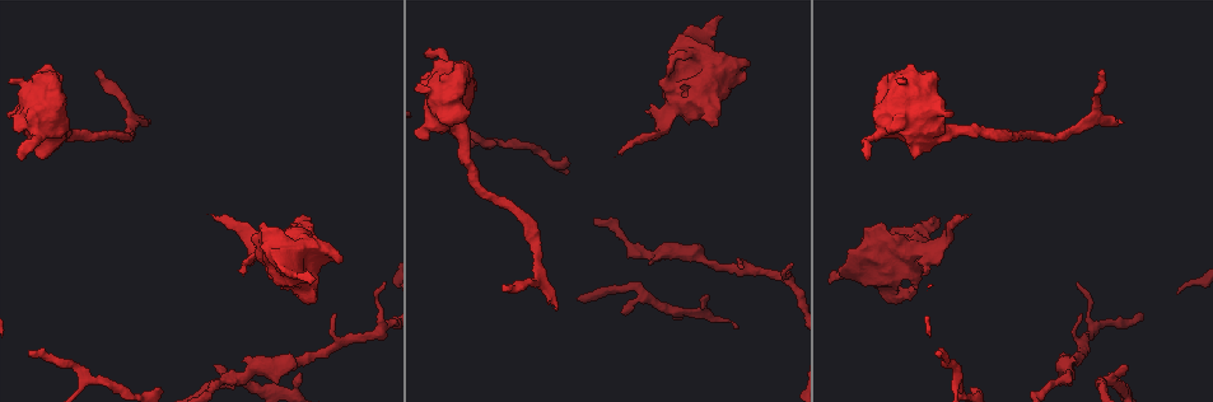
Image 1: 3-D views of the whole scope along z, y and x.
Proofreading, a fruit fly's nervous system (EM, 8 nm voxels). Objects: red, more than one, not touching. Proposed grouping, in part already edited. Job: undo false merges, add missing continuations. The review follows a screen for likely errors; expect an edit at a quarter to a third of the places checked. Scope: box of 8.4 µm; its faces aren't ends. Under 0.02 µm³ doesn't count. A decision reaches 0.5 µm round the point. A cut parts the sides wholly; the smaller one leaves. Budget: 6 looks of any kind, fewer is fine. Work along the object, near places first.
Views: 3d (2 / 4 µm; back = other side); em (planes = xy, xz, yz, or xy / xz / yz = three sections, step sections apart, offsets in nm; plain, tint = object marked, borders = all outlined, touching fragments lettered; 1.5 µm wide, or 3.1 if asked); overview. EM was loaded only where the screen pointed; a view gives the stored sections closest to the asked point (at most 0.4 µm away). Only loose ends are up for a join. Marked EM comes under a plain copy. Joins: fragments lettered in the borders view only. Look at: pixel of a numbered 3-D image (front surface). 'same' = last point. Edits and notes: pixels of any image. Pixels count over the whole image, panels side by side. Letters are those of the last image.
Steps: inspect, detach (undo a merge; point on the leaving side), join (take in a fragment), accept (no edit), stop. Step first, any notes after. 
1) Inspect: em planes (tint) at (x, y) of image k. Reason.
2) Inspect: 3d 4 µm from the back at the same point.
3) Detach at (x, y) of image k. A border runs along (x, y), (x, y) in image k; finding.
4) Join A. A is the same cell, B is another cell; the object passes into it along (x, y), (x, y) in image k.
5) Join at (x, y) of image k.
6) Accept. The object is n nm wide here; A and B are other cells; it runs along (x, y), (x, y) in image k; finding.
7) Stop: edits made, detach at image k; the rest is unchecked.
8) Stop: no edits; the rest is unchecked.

Inspect: 3d 4 µm from the back at (940, 354) of image 1. Tapers out.

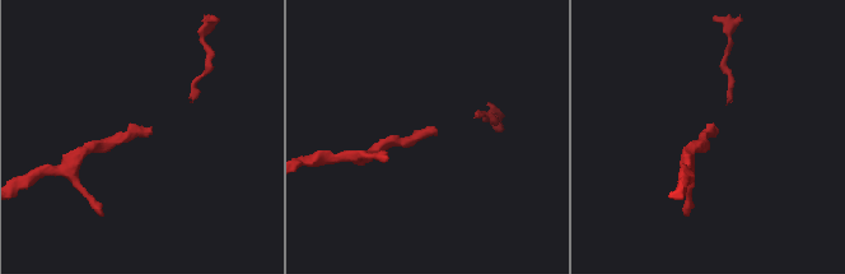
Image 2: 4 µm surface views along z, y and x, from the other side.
Inspect: em planes (borders) at (152, 130) of image 2.

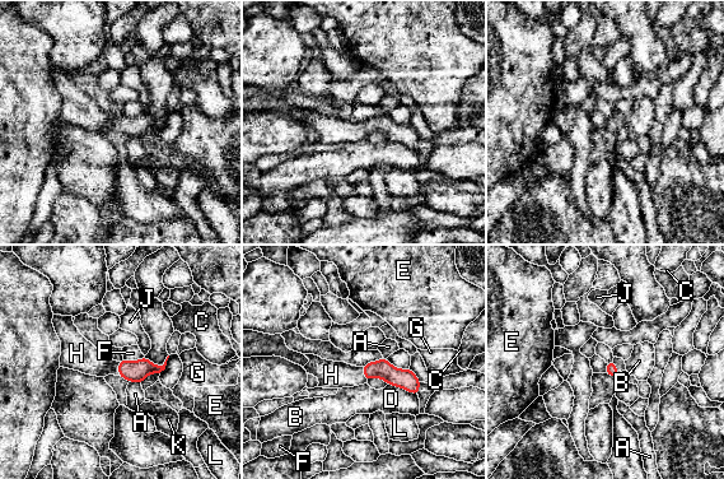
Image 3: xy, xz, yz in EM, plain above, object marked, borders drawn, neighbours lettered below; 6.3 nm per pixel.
Join H. H is the same cell, A, B, C, D, E, F, G, J, K and L are other cells; it goes on there.

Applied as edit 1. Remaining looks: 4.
Inspect: 3d 2 µm at (1126, 365) of image 1. Branch stops here.

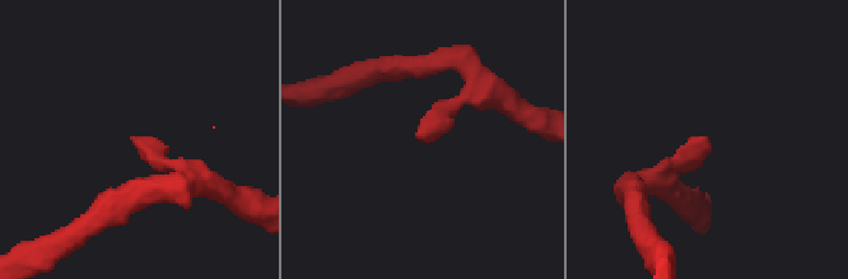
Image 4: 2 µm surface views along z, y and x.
Inspect: em planes (borders) at (135, 136) of image 4. Now the EM.

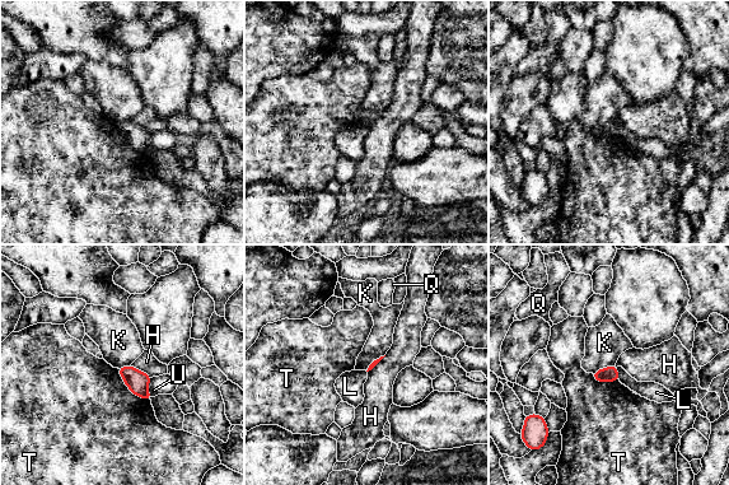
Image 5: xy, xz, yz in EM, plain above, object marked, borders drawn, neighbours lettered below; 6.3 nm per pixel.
Accept. H, K, L, Q, T and U are other cells; a border runs along (615, 364), (606, 365), (592, 373) in image 5; no lettered fragment goes on from it.

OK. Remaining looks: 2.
Inspect: em planes (tint) at (914, 159) of image 1. Free end.

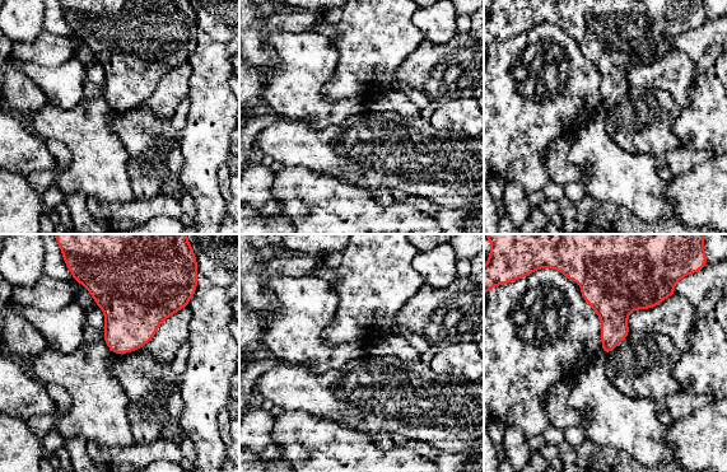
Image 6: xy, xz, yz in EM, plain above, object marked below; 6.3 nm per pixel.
Inspect: em planes (borders) at the same point.

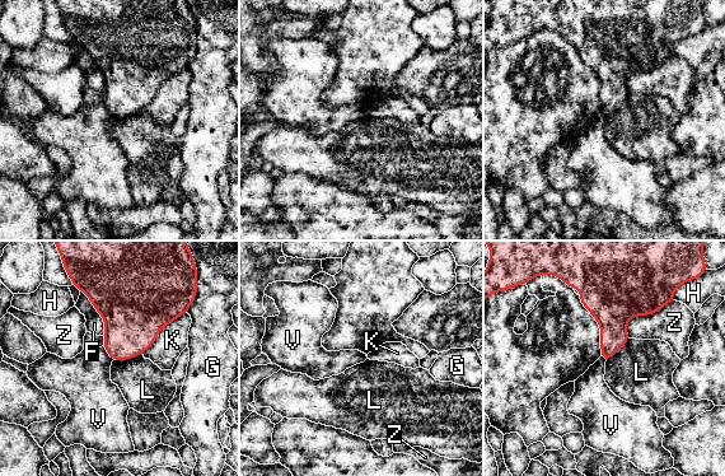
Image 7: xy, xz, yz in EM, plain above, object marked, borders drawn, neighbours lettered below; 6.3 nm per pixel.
Accept. F, G, H, K, L, V and Z are other cells; a border runs along (141, 353), (121, 360), (113, 360) in image 7; none of them fits.

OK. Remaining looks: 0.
Stop: edits made, join at image 3; the rest is unchecked.

